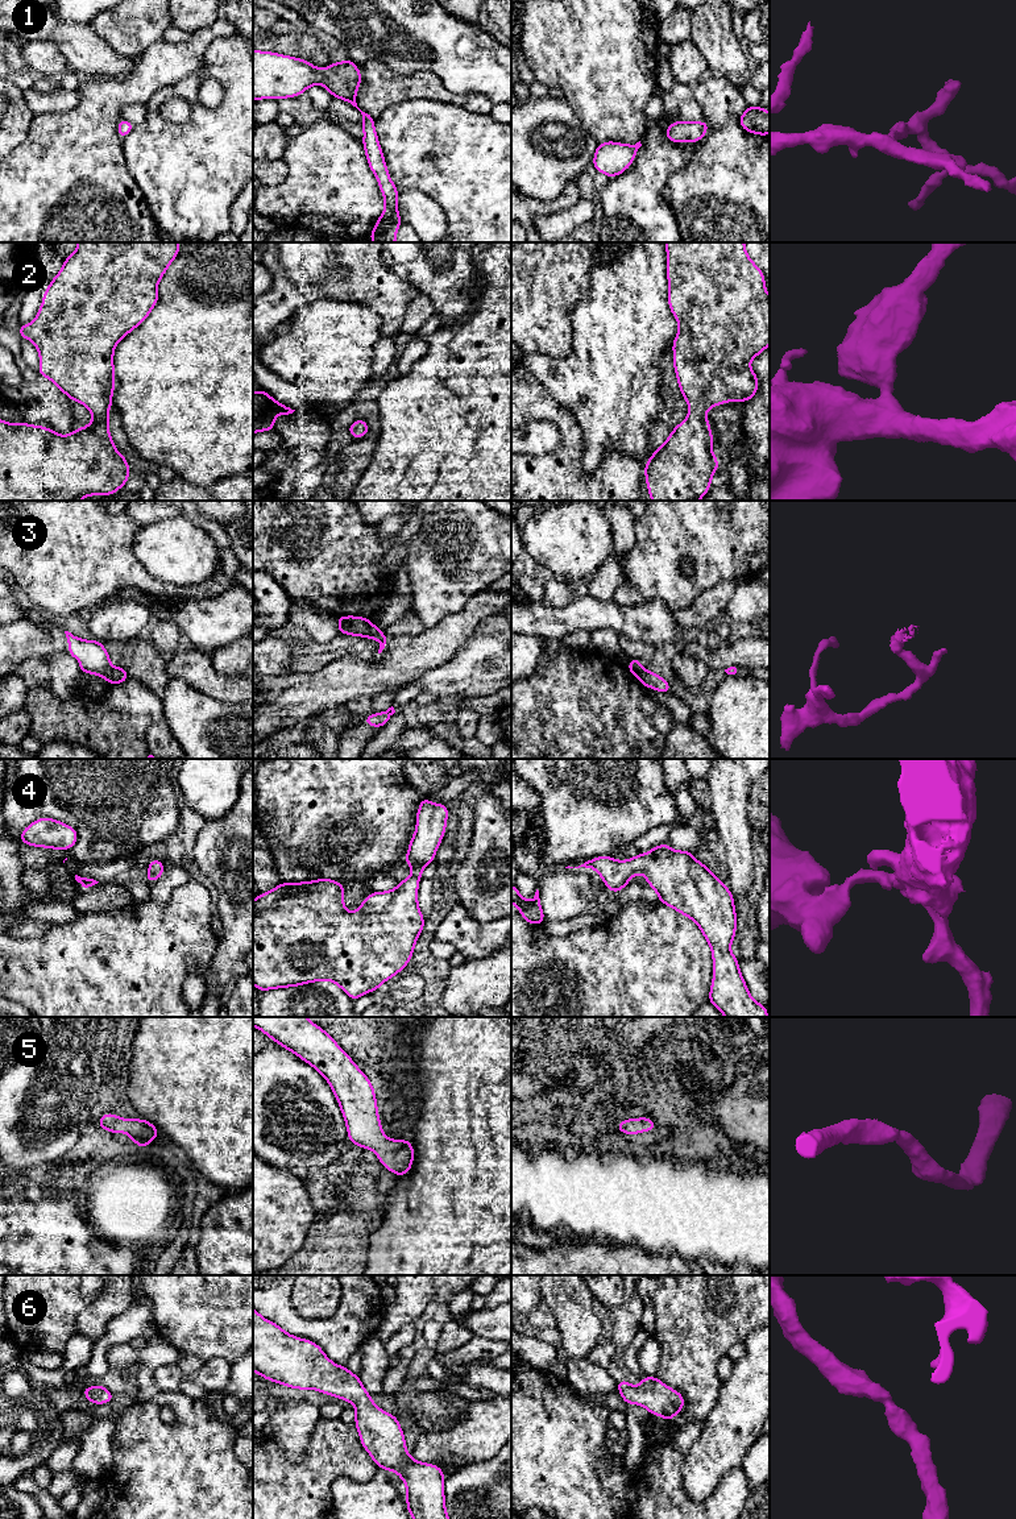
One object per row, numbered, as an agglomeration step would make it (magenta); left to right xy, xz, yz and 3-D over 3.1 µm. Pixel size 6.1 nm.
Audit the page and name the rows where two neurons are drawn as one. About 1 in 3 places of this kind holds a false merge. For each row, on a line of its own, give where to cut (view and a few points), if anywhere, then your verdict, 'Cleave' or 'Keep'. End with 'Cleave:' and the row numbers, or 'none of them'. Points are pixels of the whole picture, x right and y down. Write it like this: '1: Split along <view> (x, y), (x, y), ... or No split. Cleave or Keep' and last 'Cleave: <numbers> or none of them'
1: No split. Keep
2: No split. Keep
3: Split along xz (372, 625), (363, 635). Cleave
4: No split. Keep
5: No split. Keep
6: No split. Keep
Cleave: 3

